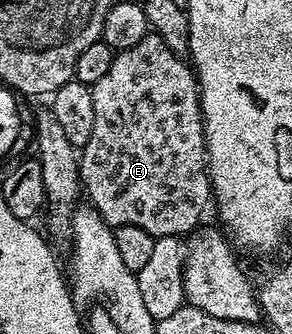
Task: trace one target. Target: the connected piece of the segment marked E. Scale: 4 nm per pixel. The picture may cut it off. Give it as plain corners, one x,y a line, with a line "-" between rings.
149,34
138,42
138,46
121,48
117,51
114,62
110,62
110,71
91,85
94,94
94,130
90,133
90,142
80,152
80,183
86,196
89,196
91,207
98,210
98,214
113,229
122,226
142,226
151,236
179,236
187,237
201,227
204,211
209,211
212,185
208,179
208,161
204,147
204,116
200,113
200,90
198,77
190,67
189,61
183,55
175,53
166,46
158,35

